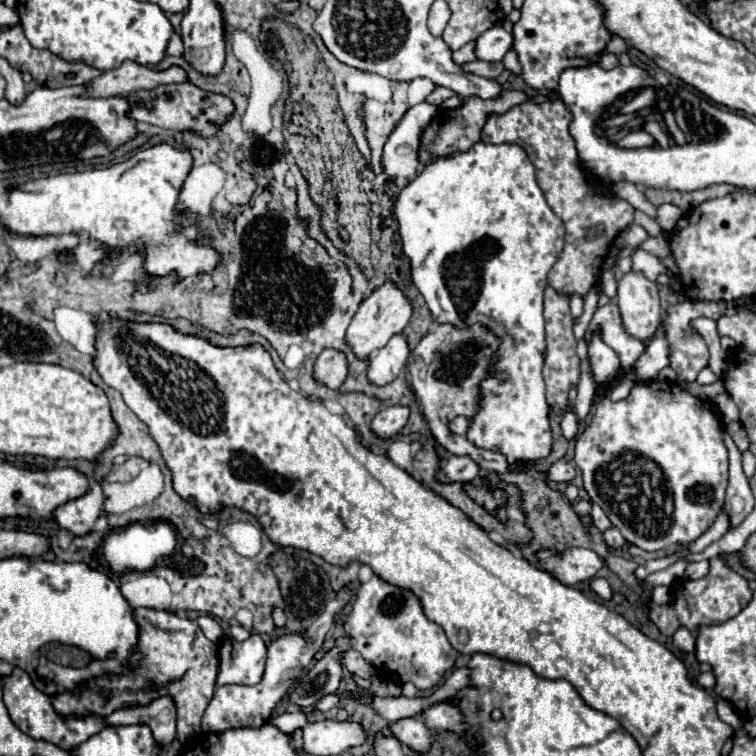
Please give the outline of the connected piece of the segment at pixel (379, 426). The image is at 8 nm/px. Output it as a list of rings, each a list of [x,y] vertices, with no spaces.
[[[383,406],[379,414],[373,418],[371,428],[381,438],[391,438],[403,430],[403,426],[409,420],[409,408],[407,406]]]

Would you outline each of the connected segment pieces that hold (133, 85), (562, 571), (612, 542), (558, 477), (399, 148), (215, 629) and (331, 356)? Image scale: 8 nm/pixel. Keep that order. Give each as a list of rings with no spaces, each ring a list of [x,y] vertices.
[[[125,60],[121,68],[109,70],[87,84],[87,96],[125,96],[135,90],[153,90],[163,84],[187,82],[187,72],[181,66],[169,66],[167,70],[155,70],[151,66]]]
[[[567,548],[563,552],[543,550],[537,556],[543,570],[569,586],[593,578],[603,568],[603,560],[587,548]]]
[[[609,528],[609,530],[605,530],[603,536],[605,536],[605,542],[607,542],[607,546],[609,546],[611,550],[621,550],[623,544],[625,544],[625,538],[621,536],[621,532],[619,532],[617,528]]]
[[[557,460],[549,466],[545,476],[549,482],[571,482],[575,478],[575,468],[565,460]]]
[[[421,102],[407,110],[385,144],[383,168],[389,178],[407,182],[415,178],[415,170],[419,164],[417,148],[421,140],[421,128],[425,128],[425,124],[429,124],[435,114],[437,106],[431,106],[427,102]]]
[[[203,614],[203,616],[199,616],[197,618],[197,624],[201,626],[201,630],[203,630],[203,634],[211,640],[211,642],[221,642],[223,638],[225,638],[225,632],[223,632],[223,628],[211,618],[211,616],[207,616],[207,614]]]
[[[329,348],[329,350],[323,350],[315,362],[315,378],[325,386],[337,390],[347,378],[347,372],[349,372],[347,368],[349,364],[345,354],[341,350]]]

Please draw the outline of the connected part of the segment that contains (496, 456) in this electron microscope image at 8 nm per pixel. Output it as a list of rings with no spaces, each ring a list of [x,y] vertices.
[[[435,324],[429,330],[431,336],[441,336],[437,338],[437,352],[433,360],[425,368],[425,360],[419,356],[409,358],[409,372],[411,372],[411,386],[415,396],[421,402],[423,414],[427,418],[427,426],[431,428],[435,440],[445,446],[449,453],[454,455],[471,456],[481,468],[503,474],[509,472],[509,462],[501,452],[489,452],[489,450],[479,450],[475,448],[465,436],[453,434],[449,430],[449,420],[455,416],[463,414],[467,418],[473,418],[477,414],[481,394],[479,394],[479,382],[489,376],[489,370],[493,368],[495,354],[499,350],[501,340],[483,324],[473,324],[473,328],[453,328],[451,324]]]

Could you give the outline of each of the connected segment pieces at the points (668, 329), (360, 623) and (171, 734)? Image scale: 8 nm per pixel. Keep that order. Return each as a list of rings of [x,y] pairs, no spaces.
[[[743,298],[735,302],[706,302],[699,300],[689,300],[683,304],[673,304],[667,308],[667,320],[661,324],[661,330],[665,332],[669,344],[671,344],[671,368],[677,372],[677,380],[693,382],[697,374],[707,366],[709,361],[709,350],[706,342],[694,330],[691,320],[701,317],[704,313],[712,313],[712,319],[718,320],[723,315],[731,315],[739,310],[747,308],[750,299]]]
[[[379,576],[361,584],[343,626],[353,650],[359,650],[375,670],[385,670],[391,676],[389,680],[399,686],[413,682],[419,690],[429,692],[439,684],[443,674],[453,668],[457,658],[457,650],[449,644],[443,628],[427,620],[413,592],[391,586]]]
[[[157,698],[153,704],[137,704],[111,712],[103,718],[105,724],[149,724],[155,740],[163,744],[171,744],[175,740],[175,704],[171,698]]]

